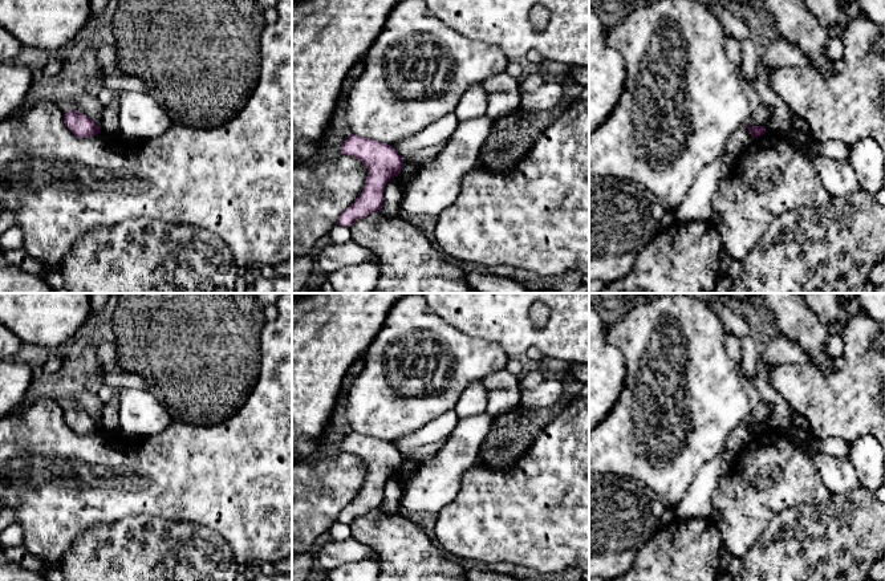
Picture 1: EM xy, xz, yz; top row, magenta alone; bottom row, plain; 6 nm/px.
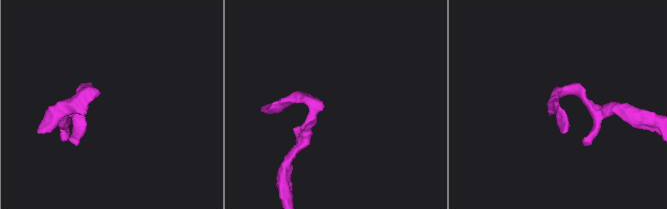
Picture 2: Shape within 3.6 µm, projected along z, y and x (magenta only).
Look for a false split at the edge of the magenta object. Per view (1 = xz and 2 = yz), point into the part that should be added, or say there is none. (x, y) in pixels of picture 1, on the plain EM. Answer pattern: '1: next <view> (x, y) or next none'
1: next none
2: next none

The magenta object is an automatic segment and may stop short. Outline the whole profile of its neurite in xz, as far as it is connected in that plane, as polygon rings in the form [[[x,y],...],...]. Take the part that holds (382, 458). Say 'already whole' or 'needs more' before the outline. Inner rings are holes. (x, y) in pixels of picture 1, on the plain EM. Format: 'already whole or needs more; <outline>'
already whole; [[[350,431],[344,438],[341,452],[354,454],[368,466],[368,474],[361,492],[337,517],[337,521],[349,525],[358,516],[364,516],[382,505],[385,483],[391,475],[399,472],[403,464],[403,456],[393,443],[378,440],[356,431]]]

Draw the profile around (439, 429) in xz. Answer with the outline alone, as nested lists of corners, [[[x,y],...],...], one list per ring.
[[[448,410],[447,413],[433,419],[423,427],[395,440],[393,444],[402,454],[402,456],[406,456],[411,451],[414,451],[419,447],[448,439],[448,436],[452,434],[452,431],[456,426],[458,420],[459,420],[459,417],[455,413],[455,410]]]

